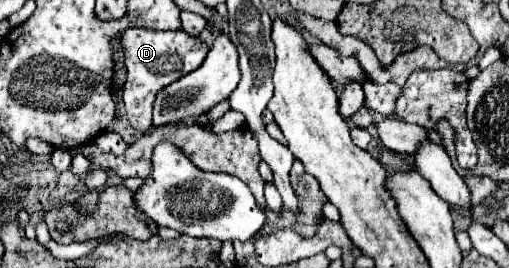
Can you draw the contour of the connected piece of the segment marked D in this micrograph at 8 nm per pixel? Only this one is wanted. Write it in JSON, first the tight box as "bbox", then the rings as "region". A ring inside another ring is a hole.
{"bbox":[117,28,209,132],"region":[[[125,28],[117,38],[121,38],[127,66],[127,82],[123,86],[123,102],[133,128],[147,132],[151,128],[151,110],[155,94],[179,80],[181,76],[197,70],[205,60],[209,48],[197,36],[189,36],[181,30],[177,32],[157,32],[149,28]]]}

